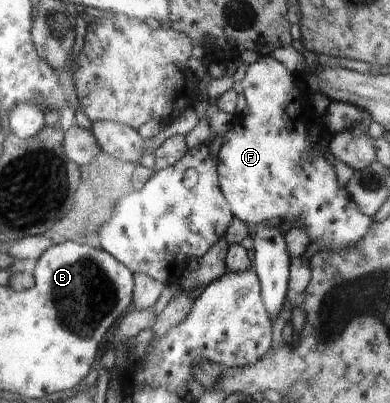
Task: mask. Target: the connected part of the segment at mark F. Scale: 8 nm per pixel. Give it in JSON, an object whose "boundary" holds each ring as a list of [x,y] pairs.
{"boundary":[[[265,55],[256,63],[248,66],[245,78],[242,80],[243,94],[245,95],[247,101],[247,108],[243,113],[233,114],[234,117],[233,120],[231,120],[231,126],[224,134],[222,146],[218,154],[218,169],[222,193],[226,194],[227,202],[230,202],[231,210],[234,211],[234,215],[249,227],[269,223],[271,221],[276,221],[281,224],[281,222],[290,222],[290,220],[293,221],[295,226],[297,224],[296,221],[301,220],[301,222],[305,224],[303,228],[306,230],[306,235],[309,235],[311,244],[317,240],[319,250],[339,250],[340,248],[354,245],[359,238],[362,238],[372,225],[371,218],[364,215],[362,211],[358,209],[358,206],[355,204],[354,199],[351,198],[351,195],[348,193],[346,188],[341,190],[341,186],[337,184],[335,170],[329,166],[327,159],[319,153],[317,146],[318,142],[315,143],[313,151],[309,150],[309,140],[307,140],[307,138],[309,138],[309,128],[315,124],[315,120],[319,118],[319,115],[315,113],[315,108],[311,105],[311,94],[303,90],[301,86],[297,86],[295,81],[297,80],[293,80],[293,78],[291,78],[291,72],[289,72],[289,70],[287,70],[287,68],[285,68],[285,66],[283,66],[283,64],[281,64],[278,60],[275,60],[272,55]]]}

